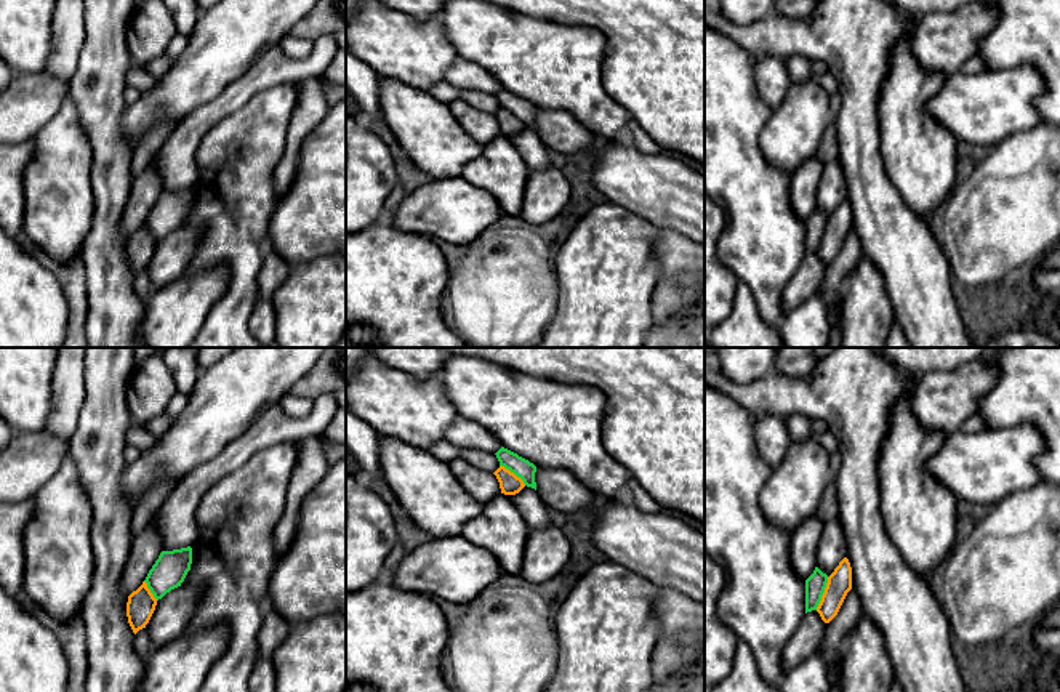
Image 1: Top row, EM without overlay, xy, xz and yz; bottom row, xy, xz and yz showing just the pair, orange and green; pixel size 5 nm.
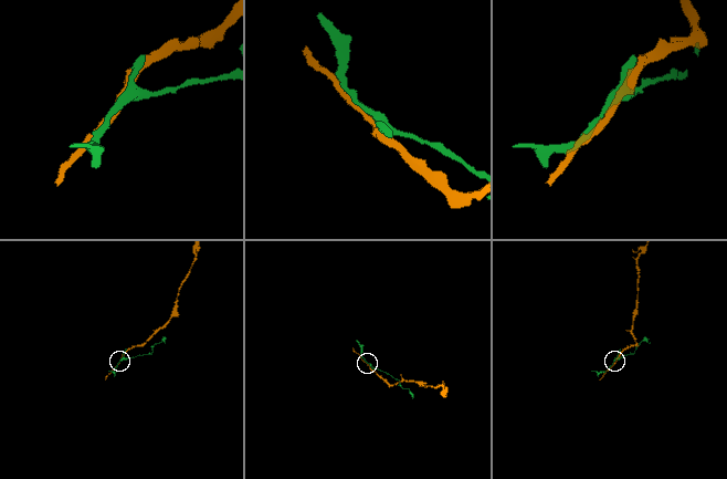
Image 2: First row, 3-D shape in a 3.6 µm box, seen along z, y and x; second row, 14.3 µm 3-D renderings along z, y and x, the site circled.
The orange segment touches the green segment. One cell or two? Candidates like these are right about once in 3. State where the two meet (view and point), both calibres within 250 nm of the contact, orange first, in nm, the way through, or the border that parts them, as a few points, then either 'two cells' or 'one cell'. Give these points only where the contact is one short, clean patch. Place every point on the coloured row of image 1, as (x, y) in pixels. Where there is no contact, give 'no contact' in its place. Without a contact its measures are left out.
meets orange in yz at (823, 593); 120 nm thick on the orange side, 100 nm on the other; two cells

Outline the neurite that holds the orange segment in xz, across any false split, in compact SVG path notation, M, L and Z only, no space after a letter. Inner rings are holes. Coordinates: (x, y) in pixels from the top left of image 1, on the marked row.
M500 466L493 474L496 476L501 493L504 495L516 495L525 487L524 481L504 466Z

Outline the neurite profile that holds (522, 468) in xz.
M501 447L495 455L500 461L500 466L504 466L517 477L520 477L527 487L536 490L536 482L535 482L536 466L533 463L504 447Z

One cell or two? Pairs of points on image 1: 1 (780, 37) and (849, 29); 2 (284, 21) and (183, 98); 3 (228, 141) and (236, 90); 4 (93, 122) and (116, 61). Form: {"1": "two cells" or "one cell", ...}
{"1": "one cell", "2": "one cell", "3": "two cells", "4": "one cell"}

